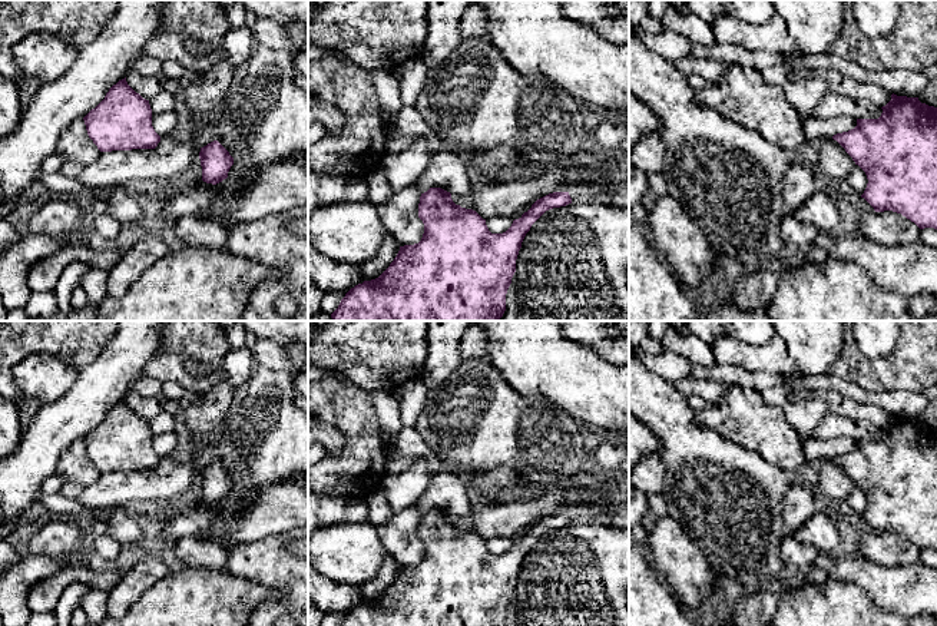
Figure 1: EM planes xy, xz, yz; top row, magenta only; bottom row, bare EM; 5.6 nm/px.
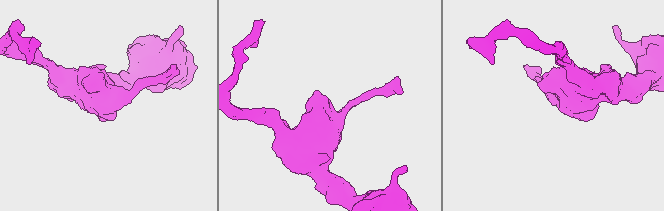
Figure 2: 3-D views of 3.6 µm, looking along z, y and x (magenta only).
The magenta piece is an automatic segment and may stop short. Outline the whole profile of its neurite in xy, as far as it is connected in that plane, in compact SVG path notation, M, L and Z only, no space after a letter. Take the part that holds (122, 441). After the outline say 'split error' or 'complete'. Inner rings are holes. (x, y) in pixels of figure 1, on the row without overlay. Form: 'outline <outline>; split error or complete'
outline M126 398L113 405L83 441L100 473L155 470L160 463L152 447L149 421L136 414Z; complete

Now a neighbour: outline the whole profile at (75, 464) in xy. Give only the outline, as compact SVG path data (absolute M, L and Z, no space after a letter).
M83 438L76 440L59 463L59 474L69 481L87 487L99 480L102 473L89 458Z

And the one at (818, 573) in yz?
M828 563L814 564L799 577L809 584L822 584L828 580Z

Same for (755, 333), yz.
M685 321L689 332L708 345L722 337L732 337L751 345L769 342L777 331L772 321Z

